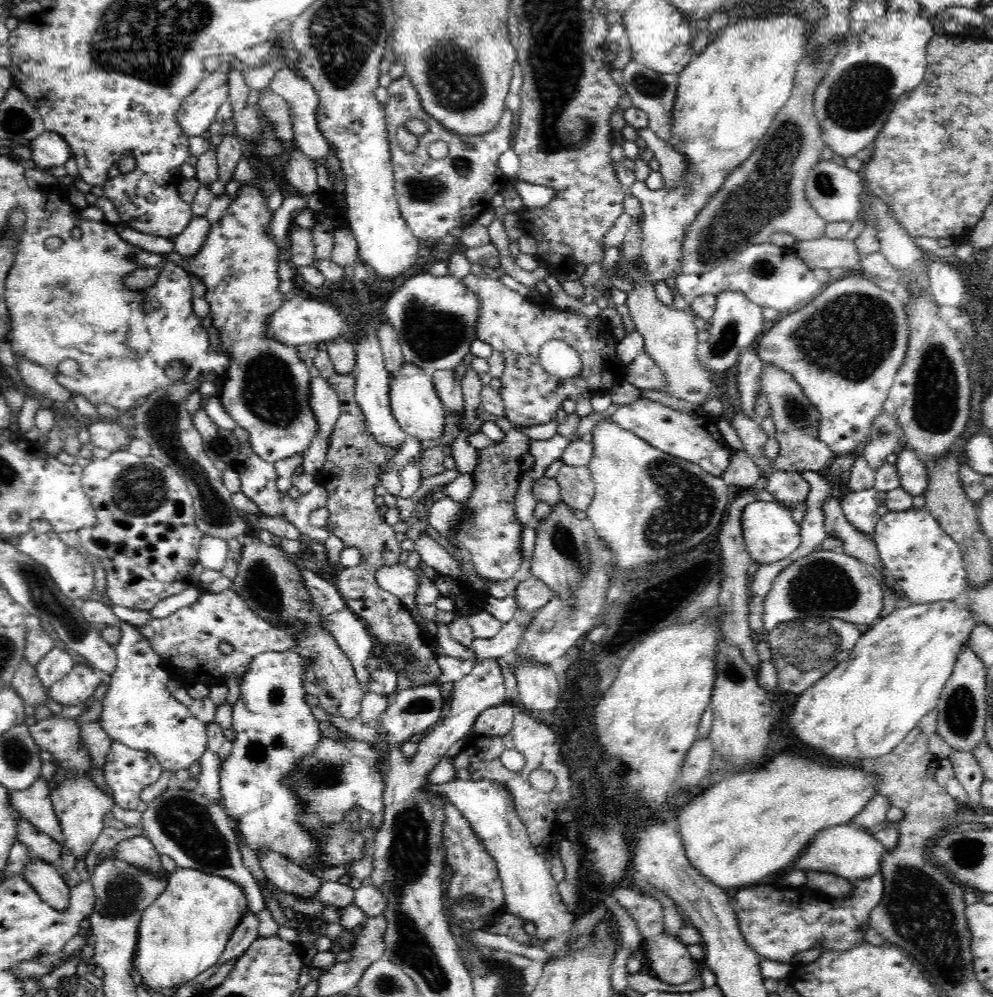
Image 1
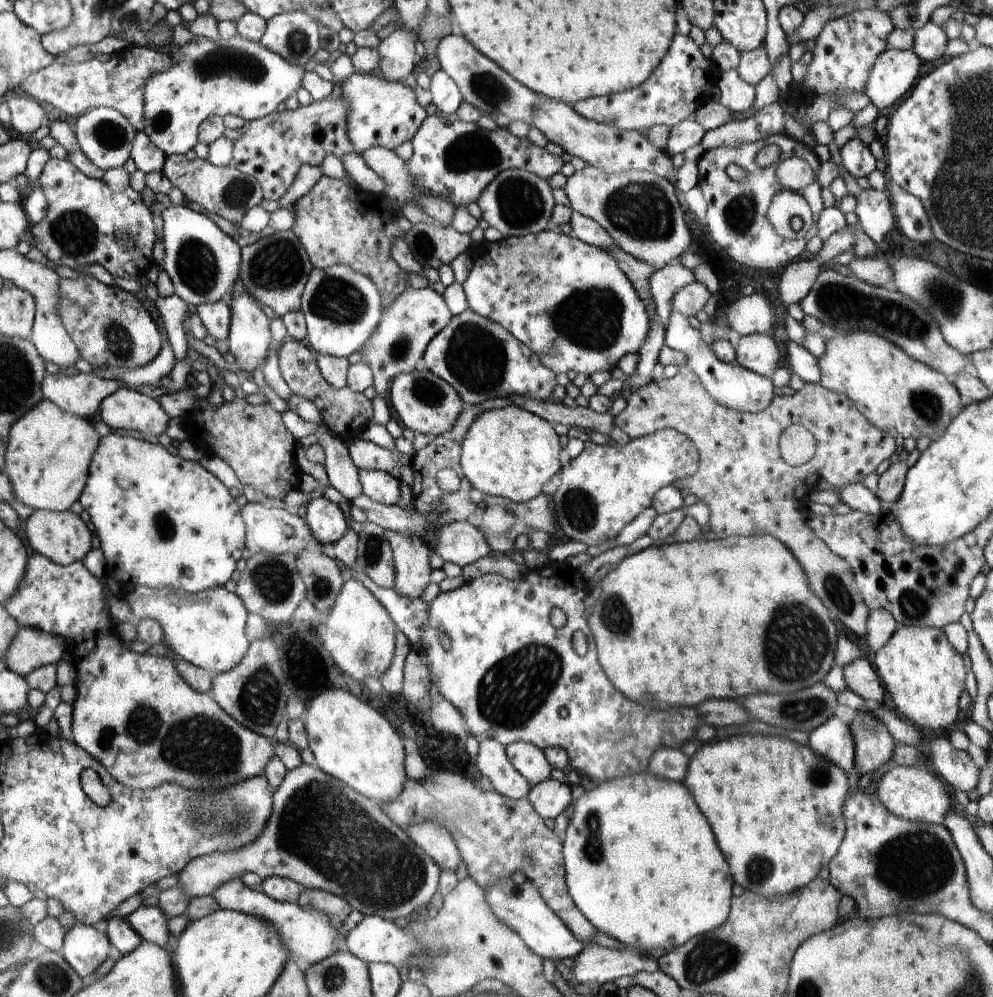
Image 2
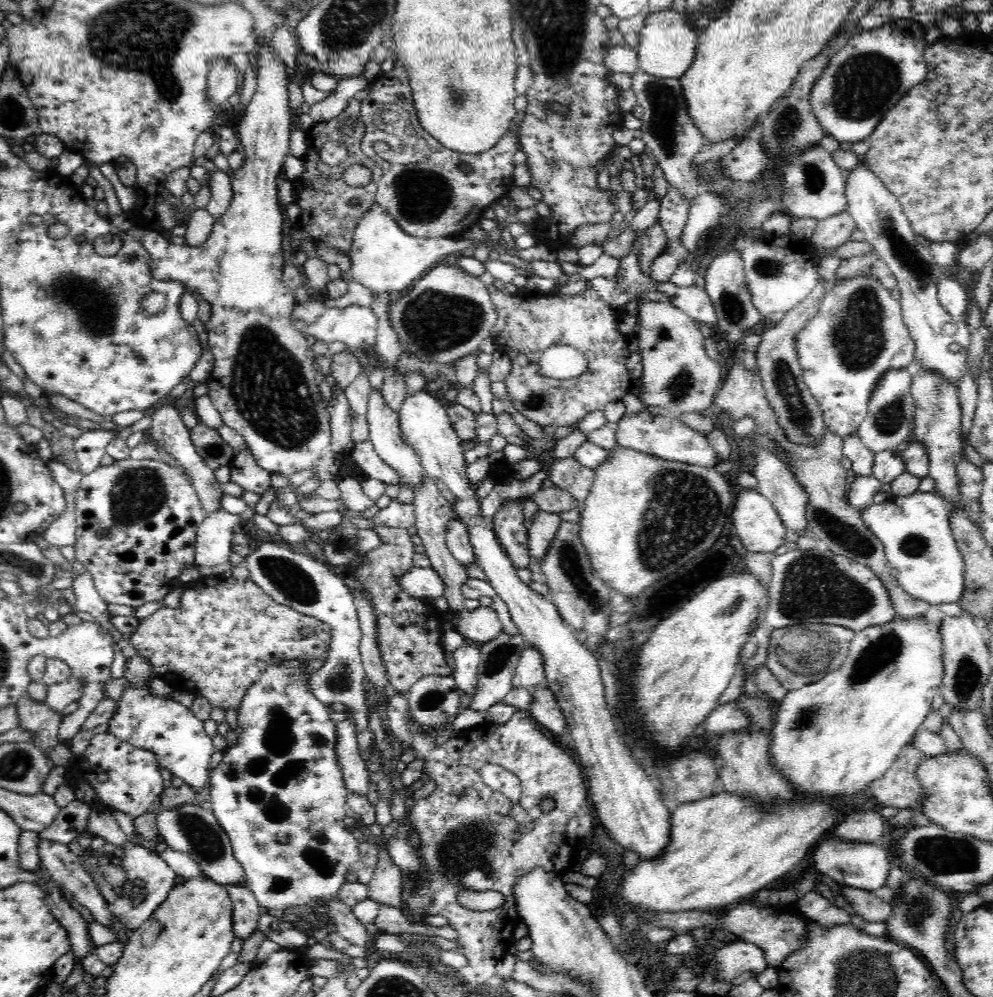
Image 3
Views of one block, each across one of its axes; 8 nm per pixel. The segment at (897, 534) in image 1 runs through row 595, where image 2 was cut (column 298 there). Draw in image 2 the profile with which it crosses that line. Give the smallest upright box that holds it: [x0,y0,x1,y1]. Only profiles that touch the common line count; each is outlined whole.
[212,876,348,965]

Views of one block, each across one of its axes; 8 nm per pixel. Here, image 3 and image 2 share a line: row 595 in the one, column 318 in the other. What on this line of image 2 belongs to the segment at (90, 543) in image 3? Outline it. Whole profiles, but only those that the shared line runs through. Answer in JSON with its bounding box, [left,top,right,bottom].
[233,96,362,201]

